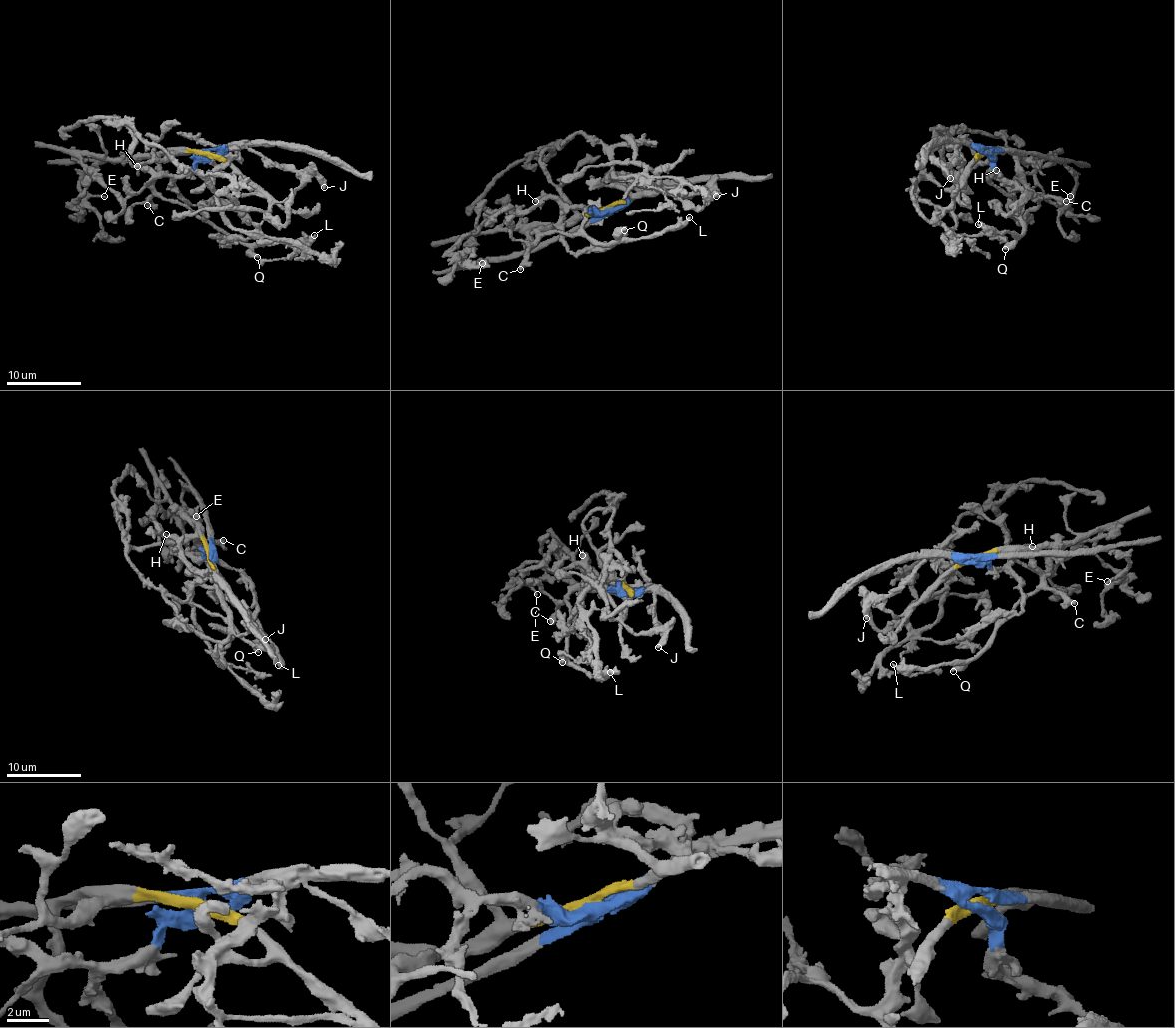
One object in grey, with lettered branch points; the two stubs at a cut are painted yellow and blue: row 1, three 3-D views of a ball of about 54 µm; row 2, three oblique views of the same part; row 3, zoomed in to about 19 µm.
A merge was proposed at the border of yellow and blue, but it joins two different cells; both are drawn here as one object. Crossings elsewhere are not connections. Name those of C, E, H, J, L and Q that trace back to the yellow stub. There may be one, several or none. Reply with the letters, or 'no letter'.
C, L, Q

